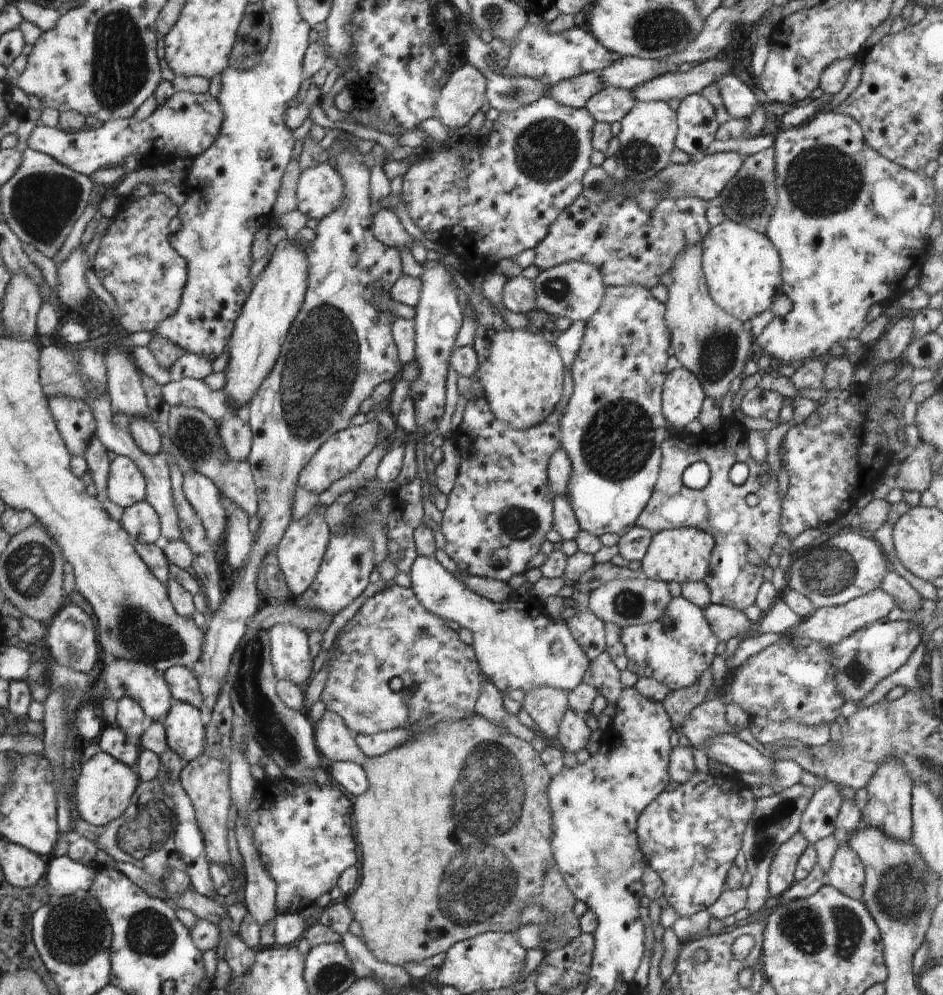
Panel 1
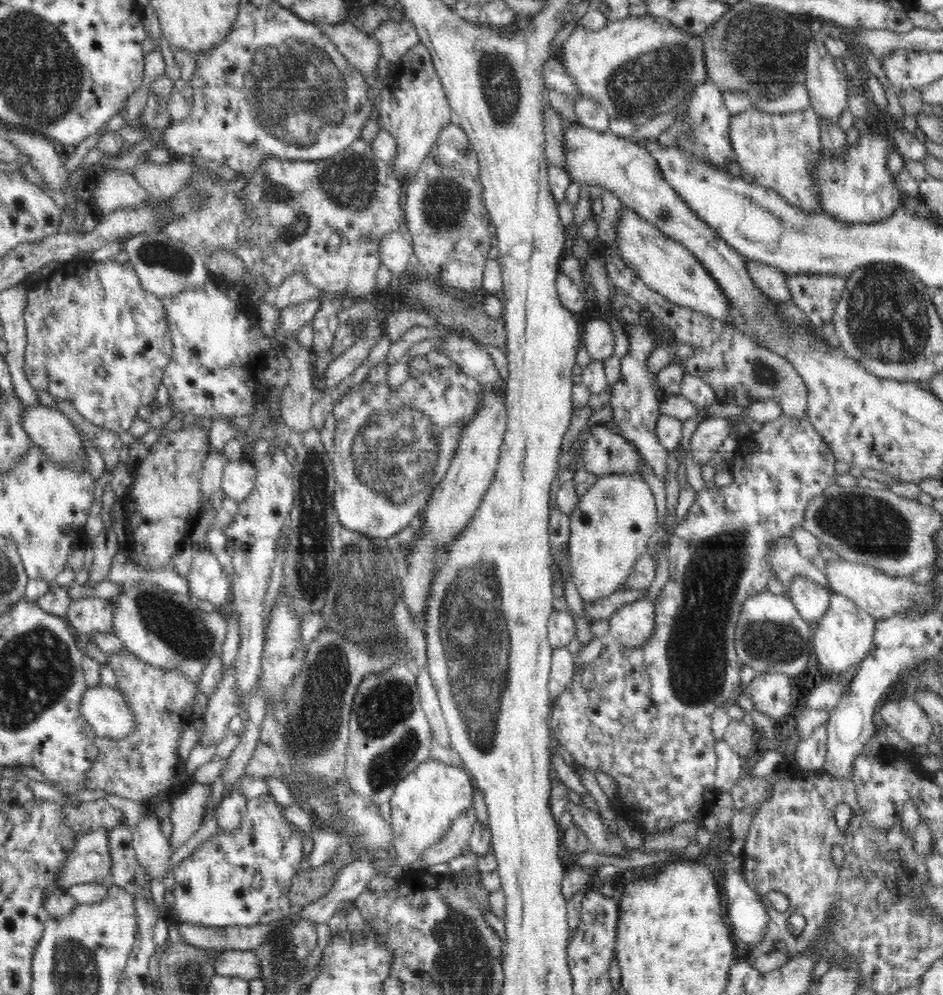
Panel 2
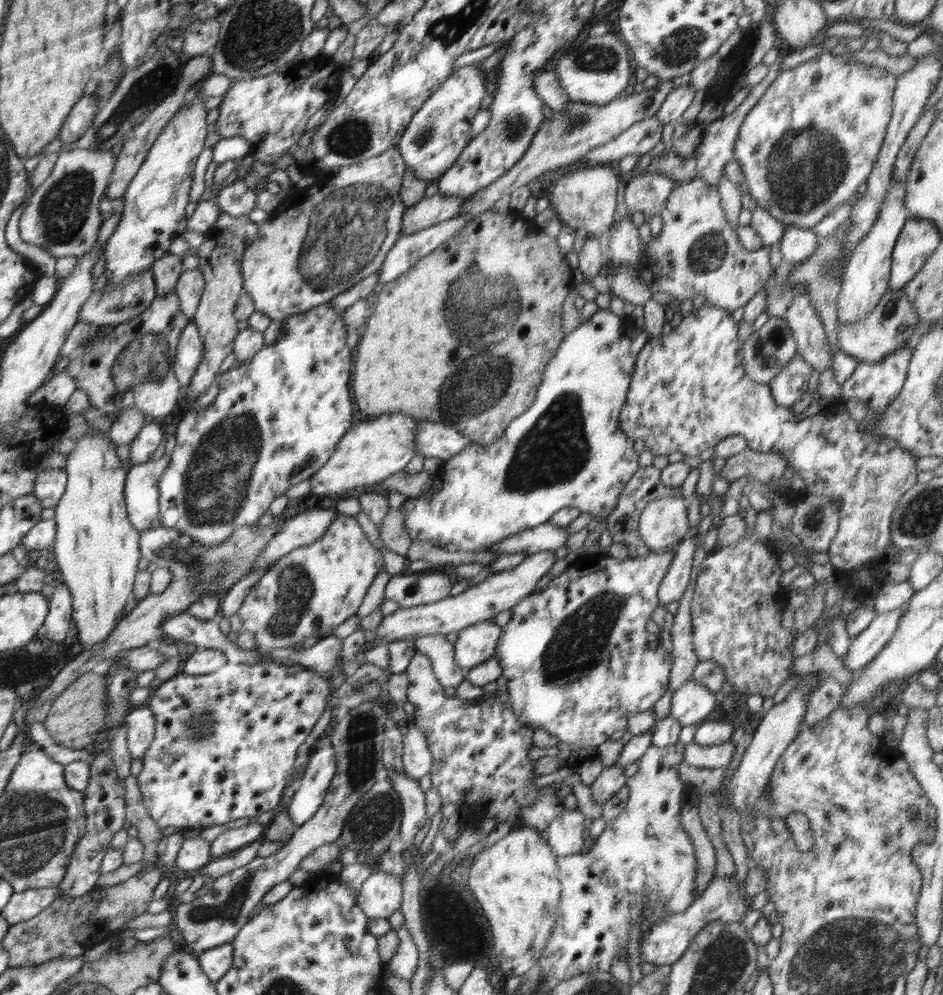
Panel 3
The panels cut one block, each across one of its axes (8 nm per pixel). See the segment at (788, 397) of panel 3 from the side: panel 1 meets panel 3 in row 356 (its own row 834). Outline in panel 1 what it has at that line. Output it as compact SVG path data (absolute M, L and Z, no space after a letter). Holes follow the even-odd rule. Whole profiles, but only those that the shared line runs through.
M798 831L790 839L781 844L776 850L772 862L769 866L768 890L772 897L780 898L783 892L786 892L794 882L794 873L800 856L809 842L804 835Z

